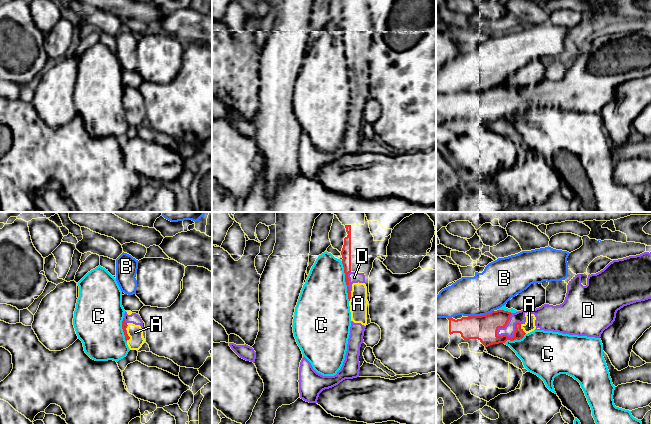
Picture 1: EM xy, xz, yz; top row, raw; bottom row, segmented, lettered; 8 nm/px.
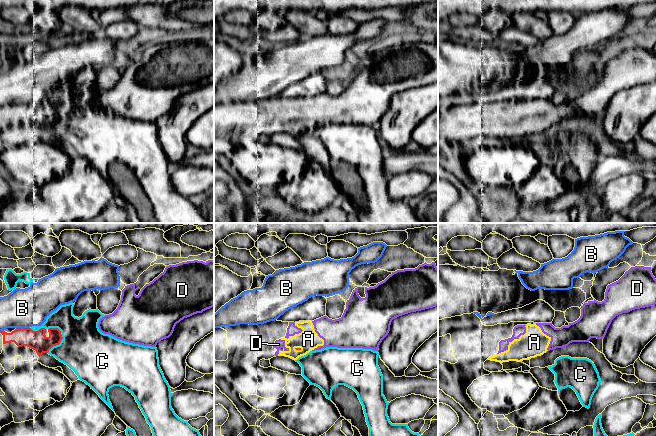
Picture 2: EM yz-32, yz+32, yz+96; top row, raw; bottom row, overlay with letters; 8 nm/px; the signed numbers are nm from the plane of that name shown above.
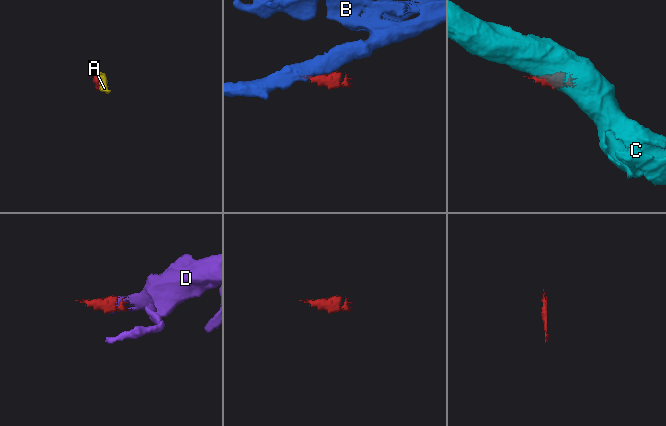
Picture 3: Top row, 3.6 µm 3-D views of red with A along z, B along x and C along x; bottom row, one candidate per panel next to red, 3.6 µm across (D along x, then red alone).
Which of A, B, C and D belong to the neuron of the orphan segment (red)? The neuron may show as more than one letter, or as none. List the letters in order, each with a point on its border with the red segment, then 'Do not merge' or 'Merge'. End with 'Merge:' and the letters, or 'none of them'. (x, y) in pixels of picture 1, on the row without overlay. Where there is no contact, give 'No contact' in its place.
A: Touches red at yz (520, 104). Merge
B: Touches red at yz (481, 91). Do not merge
C: Touches red at xz (345, 57). Do not merge
D: Touches red at yz (504, 102). Merge
Merge: A, D

